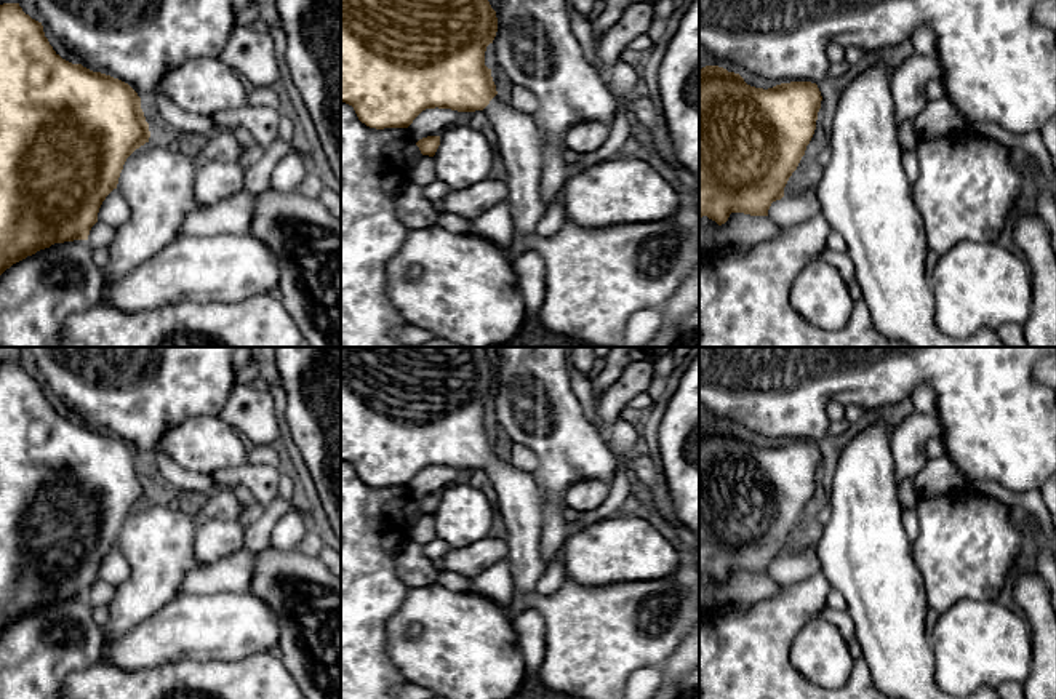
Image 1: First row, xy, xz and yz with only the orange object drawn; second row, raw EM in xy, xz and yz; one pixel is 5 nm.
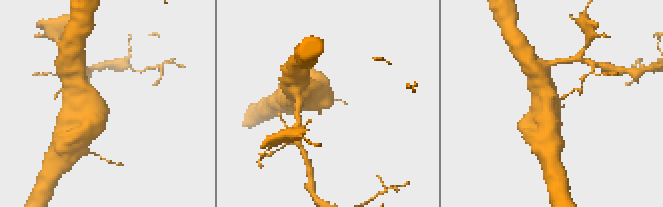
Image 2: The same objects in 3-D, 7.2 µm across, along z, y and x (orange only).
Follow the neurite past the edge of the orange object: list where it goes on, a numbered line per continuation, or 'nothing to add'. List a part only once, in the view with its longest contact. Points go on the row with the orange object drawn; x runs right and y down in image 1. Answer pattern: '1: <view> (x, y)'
1: xz (519, 138)

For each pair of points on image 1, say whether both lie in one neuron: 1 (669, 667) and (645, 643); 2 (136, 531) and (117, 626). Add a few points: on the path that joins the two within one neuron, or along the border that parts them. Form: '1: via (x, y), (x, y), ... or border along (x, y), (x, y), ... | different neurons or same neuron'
1: border along (682, 640), (660, 666) | different neurons
2: via (140, 555), (140, 595), (133, 602) | same neuron

